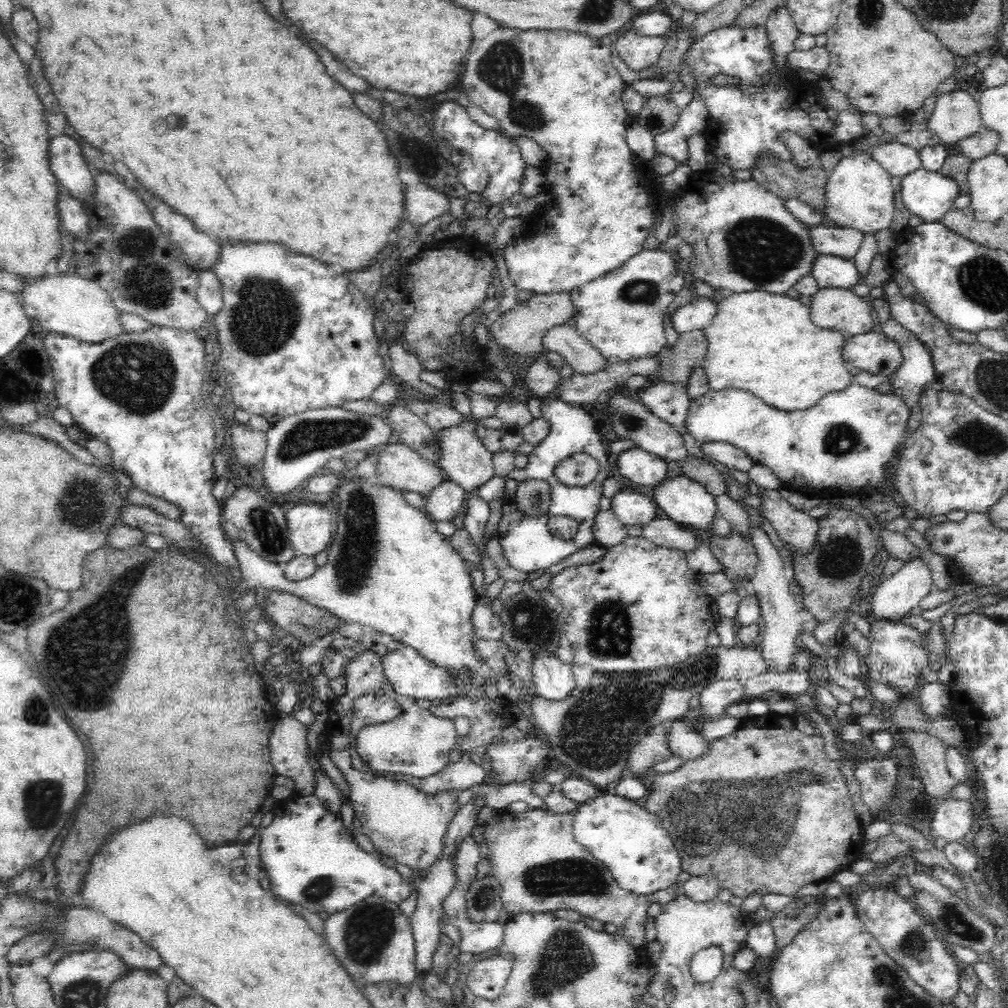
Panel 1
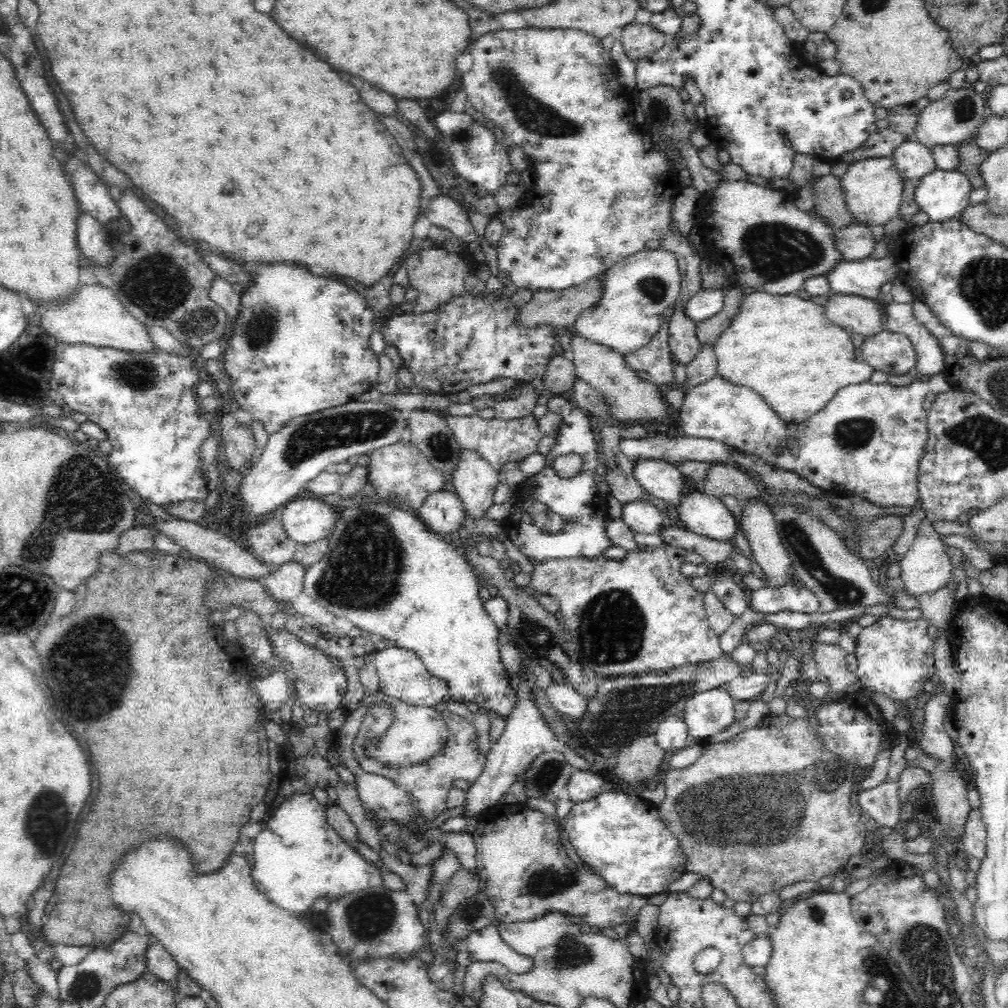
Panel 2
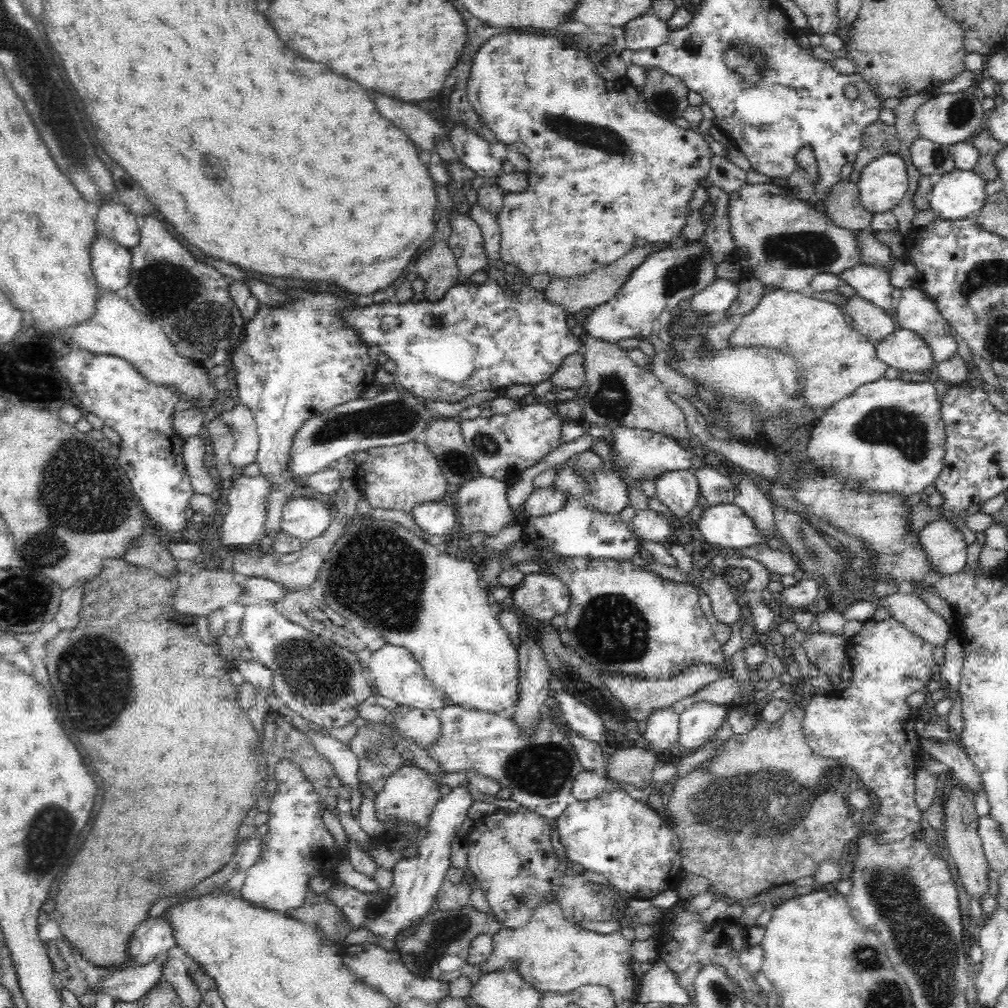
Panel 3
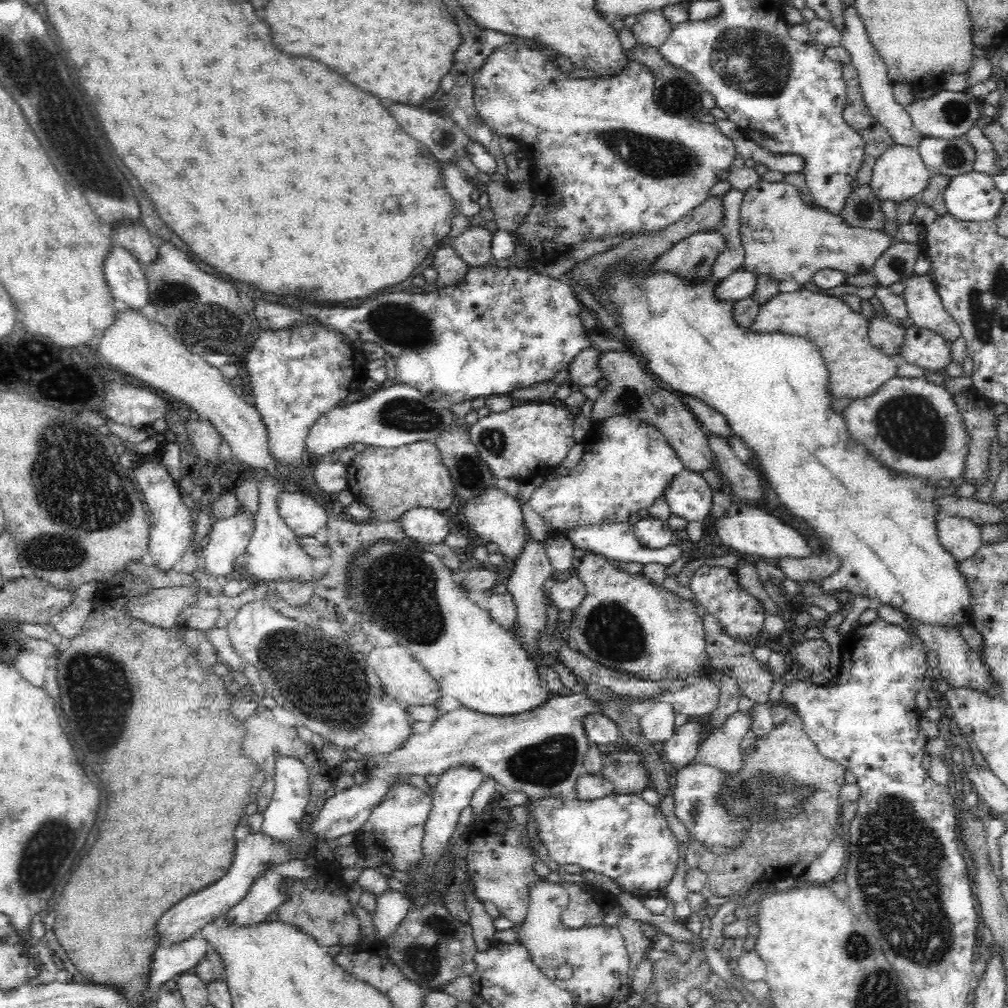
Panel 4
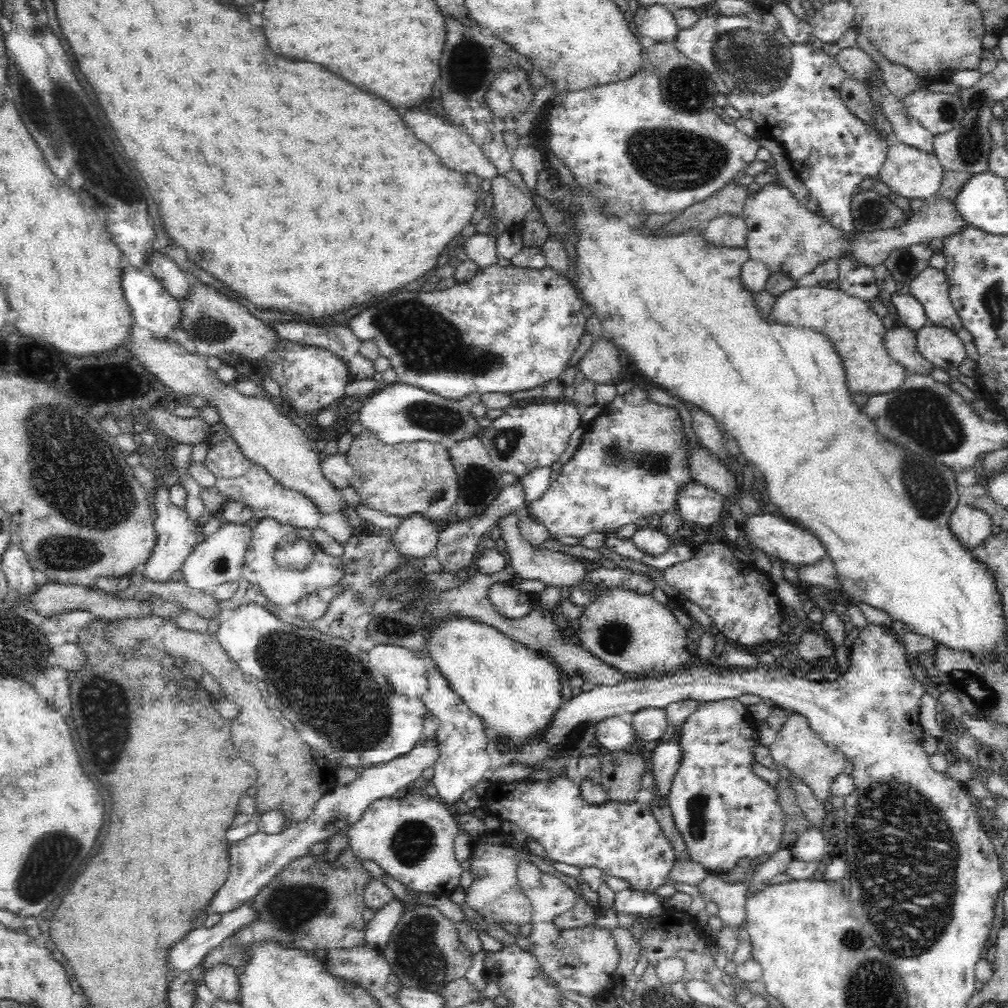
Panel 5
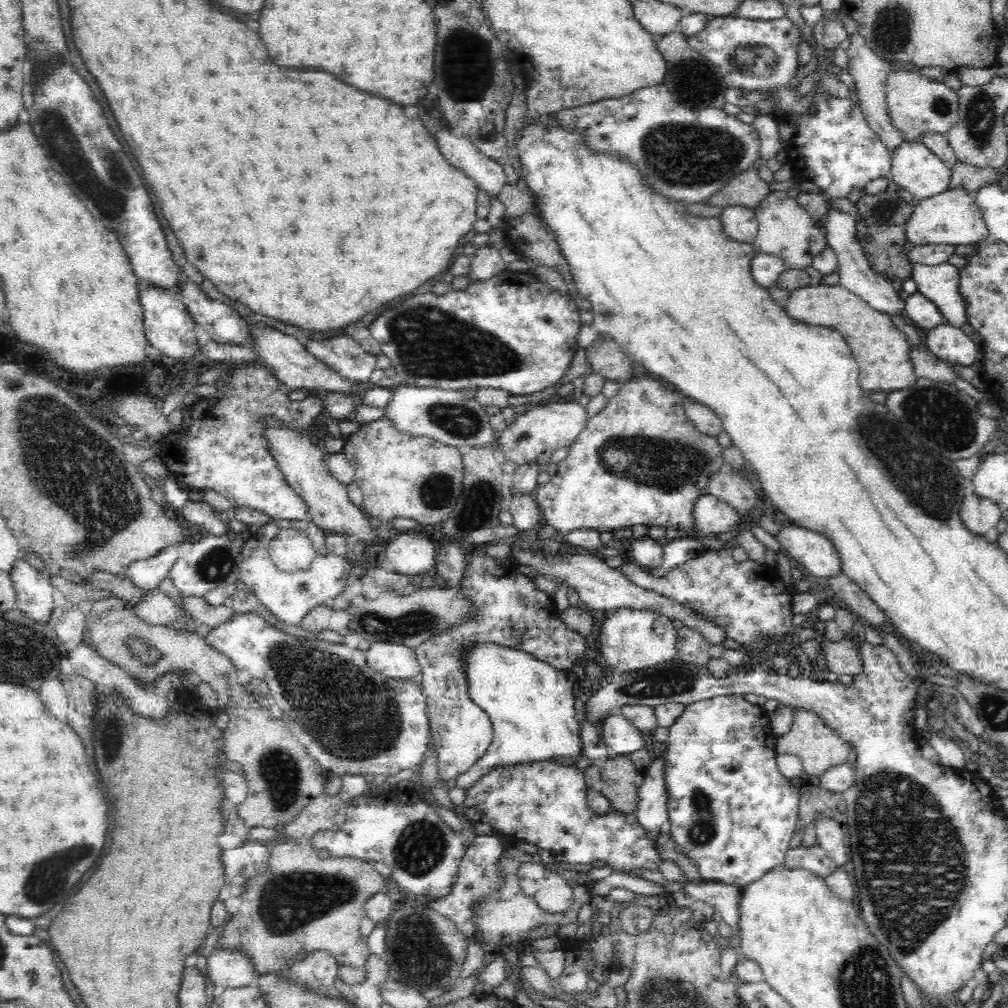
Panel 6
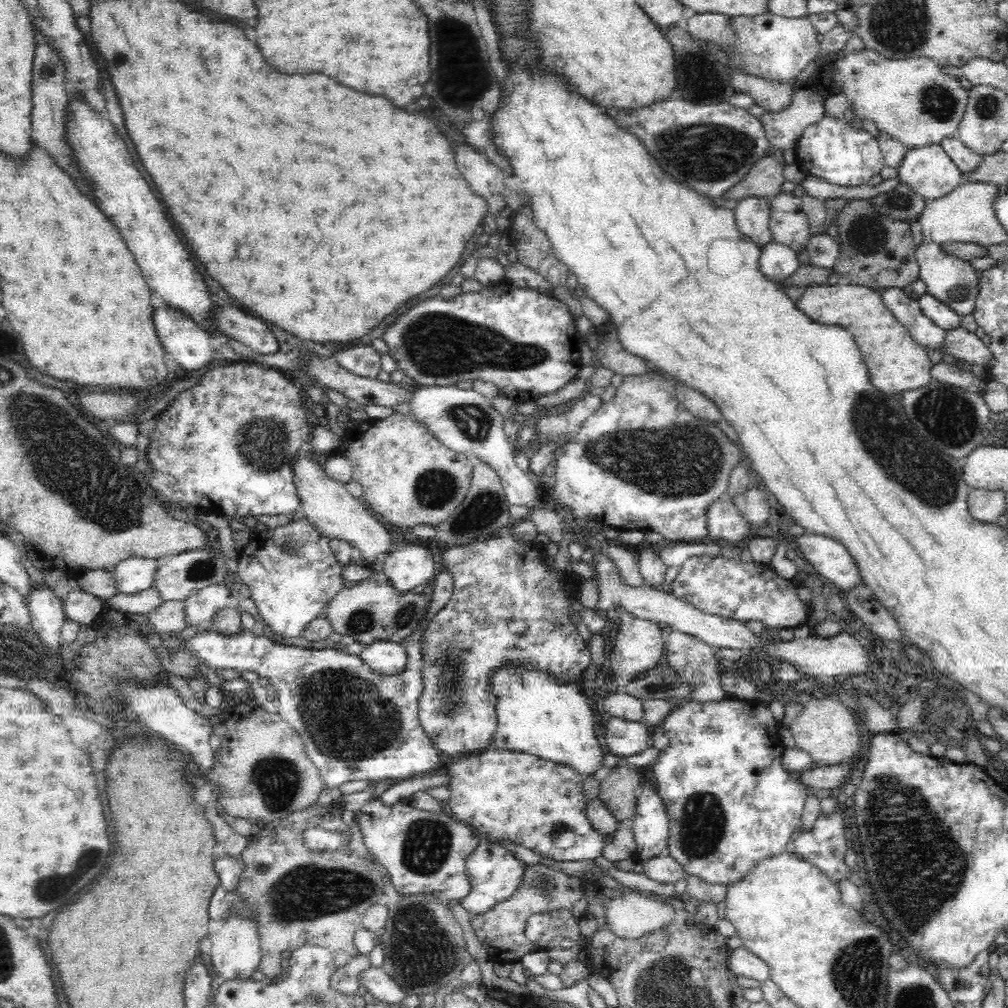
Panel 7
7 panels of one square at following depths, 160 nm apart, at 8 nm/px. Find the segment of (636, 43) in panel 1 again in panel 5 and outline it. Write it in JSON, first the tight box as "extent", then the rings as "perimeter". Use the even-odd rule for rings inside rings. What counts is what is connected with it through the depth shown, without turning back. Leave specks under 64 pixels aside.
{"extent":[632,4,680,43],"perimeter":[[[661,4],[639,5],[632,20],[637,35],[648,37],[655,43],[674,42],[680,32],[672,10]]]}

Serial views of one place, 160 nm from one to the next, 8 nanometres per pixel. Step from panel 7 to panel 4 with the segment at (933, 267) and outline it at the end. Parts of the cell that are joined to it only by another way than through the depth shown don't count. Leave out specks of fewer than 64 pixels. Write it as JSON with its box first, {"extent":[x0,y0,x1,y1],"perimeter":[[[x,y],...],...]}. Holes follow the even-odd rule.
{"extent":[902,275,961,343],"perimeter":[[[912,275],[906,281],[902,295],[910,313],[908,324],[935,330],[950,343],[961,336],[960,327],[944,307],[931,275]]]}

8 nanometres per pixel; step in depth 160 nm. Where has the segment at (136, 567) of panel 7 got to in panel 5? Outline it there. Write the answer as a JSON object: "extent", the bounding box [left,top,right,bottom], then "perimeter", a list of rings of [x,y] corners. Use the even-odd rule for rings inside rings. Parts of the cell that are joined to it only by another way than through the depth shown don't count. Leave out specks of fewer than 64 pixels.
{"extent":[142,486,200,583],"perimeter":[[[157,486],[155,489],[154,503],[155,507],[155,527],[158,531],[156,536],[156,546],[152,550],[150,558],[144,563],[142,575],[152,582],[164,583],[178,570],[184,559],[190,554],[190,551],[200,541],[199,527],[195,522],[188,519],[188,515],[183,510],[174,506],[169,499],[168,486]]]}

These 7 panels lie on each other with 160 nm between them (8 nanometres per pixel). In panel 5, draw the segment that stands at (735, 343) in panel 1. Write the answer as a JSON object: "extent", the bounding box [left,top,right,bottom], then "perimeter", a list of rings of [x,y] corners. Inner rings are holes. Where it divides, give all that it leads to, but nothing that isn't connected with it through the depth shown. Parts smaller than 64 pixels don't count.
{"extent":[768,287,906,395],"perimeter":[[[798,287],[787,290],[776,298],[776,306],[768,313],[774,322],[793,327],[810,327],[828,335],[842,359],[847,372],[847,382],[851,393],[862,395],[886,394],[904,385],[906,372],[904,366],[891,357],[884,338],[888,329],[880,317],[870,310],[868,304],[859,298],[846,294],[836,288]]]}

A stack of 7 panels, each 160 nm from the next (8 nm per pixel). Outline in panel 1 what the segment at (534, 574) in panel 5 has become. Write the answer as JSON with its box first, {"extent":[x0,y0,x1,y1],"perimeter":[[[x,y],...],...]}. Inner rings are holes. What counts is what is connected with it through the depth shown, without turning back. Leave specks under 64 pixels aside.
{"extent":[438,418,495,494],"perimeter":[[[467,418],[467,422],[462,426],[451,428],[450,431],[443,431],[441,438],[443,438],[443,457],[438,466],[445,473],[448,481],[455,482],[466,494],[475,494],[476,490],[486,484],[490,478],[495,476],[494,464],[492,463],[492,456],[484,446],[478,442],[476,435],[474,435],[473,426],[476,424],[475,420]]]}

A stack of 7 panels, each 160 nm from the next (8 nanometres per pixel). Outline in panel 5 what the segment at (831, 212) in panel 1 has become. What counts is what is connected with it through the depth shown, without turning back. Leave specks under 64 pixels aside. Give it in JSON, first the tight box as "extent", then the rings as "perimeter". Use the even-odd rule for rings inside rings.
{"extent":[878,140,945,199],"perimeter":[[[894,140],[891,141],[887,158],[879,173],[878,180],[884,183],[892,192],[908,199],[930,199],[940,190],[945,169],[941,166],[936,155],[930,155],[908,146],[908,143]]]}

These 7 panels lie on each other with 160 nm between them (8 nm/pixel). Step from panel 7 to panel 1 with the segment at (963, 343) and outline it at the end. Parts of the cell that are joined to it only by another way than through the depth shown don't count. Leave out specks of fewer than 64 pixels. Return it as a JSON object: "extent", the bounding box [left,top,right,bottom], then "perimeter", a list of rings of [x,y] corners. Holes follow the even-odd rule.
{"extent":[843,329,904,378],"perimeter":[[[878,329],[846,339],[843,353],[844,361],[854,367],[886,378],[896,374],[904,362],[898,343]]]}

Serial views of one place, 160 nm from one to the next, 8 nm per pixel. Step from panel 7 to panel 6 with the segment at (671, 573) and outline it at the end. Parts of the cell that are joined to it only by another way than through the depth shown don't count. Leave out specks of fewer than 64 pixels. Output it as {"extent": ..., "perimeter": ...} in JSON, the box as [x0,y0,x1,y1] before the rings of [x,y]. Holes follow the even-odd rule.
{"extent":[651,535,706,578],"perimeter":[[[680,535],[664,546],[663,563],[654,570],[651,570],[652,576],[654,578],[662,578],[672,568],[676,568],[676,566],[688,562],[688,560],[698,558],[706,550],[701,540],[696,540],[696,538],[690,538],[690,536],[686,535],[682,538],[682,535]]]}

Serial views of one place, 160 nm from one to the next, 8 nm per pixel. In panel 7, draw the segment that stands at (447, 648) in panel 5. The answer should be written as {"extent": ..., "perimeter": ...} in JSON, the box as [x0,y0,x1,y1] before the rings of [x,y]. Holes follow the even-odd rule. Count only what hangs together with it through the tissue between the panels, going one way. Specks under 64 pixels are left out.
{"extent":[380,666,606,806],"perimeter":[[[506,666],[492,678],[492,691],[498,695],[498,728],[493,735],[493,745],[568,766],[583,779],[601,778],[606,773],[604,748],[594,730],[594,710],[575,684],[556,682],[543,672],[526,672]],[[442,771],[429,773],[426,776],[416,775],[402,779],[399,783],[388,786],[380,795],[380,801],[390,806],[401,800],[409,800],[414,792],[426,791],[430,787],[447,786],[447,776]]]}

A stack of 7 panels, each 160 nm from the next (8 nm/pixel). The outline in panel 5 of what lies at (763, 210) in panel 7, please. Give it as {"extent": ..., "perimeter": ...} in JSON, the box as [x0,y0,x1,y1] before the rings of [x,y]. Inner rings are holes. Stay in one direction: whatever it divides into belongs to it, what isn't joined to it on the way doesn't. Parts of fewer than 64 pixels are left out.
{"extent":[702,213,748,248],"perimeter":[[[724,213],[713,218],[702,227],[702,234],[707,242],[716,246],[731,248],[745,247],[748,240],[748,225],[742,215]]]}

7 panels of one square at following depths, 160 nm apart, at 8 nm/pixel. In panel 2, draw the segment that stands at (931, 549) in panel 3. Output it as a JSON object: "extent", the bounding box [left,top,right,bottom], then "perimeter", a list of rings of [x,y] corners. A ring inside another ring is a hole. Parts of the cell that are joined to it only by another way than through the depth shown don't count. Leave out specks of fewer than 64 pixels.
{"extent":[900,519,954,595],"perimeter":[[[924,519],[916,531],[914,543],[903,556],[900,564],[900,579],[904,584],[904,592],[910,595],[934,592],[950,582],[953,576],[954,563],[950,557],[950,543],[946,536],[940,534],[930,520]]]}

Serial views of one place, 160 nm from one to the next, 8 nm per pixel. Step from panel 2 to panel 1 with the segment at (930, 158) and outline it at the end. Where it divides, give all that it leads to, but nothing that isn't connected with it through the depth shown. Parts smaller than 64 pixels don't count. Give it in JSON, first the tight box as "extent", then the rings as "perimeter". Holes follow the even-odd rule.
{"extent":[866,143,923,188],"perimeter":[[[902,143],[882,144],[882,146],[876,146],[874,150],[866,153],[880,162],[890,177],[896,178],[896,184],[893,184],[896,188],[900,186],[902,178],[923,168],[920,153],[915,148]]]}

